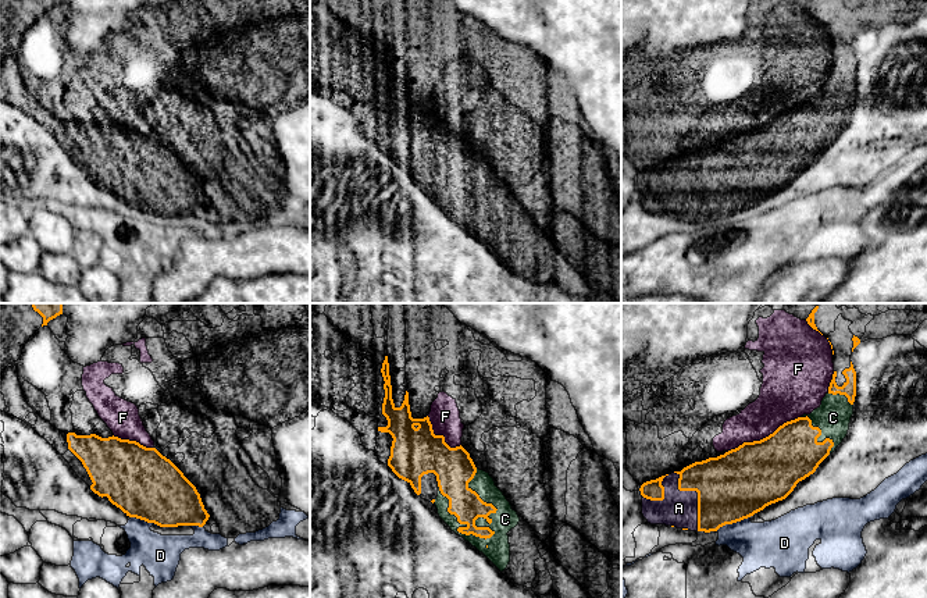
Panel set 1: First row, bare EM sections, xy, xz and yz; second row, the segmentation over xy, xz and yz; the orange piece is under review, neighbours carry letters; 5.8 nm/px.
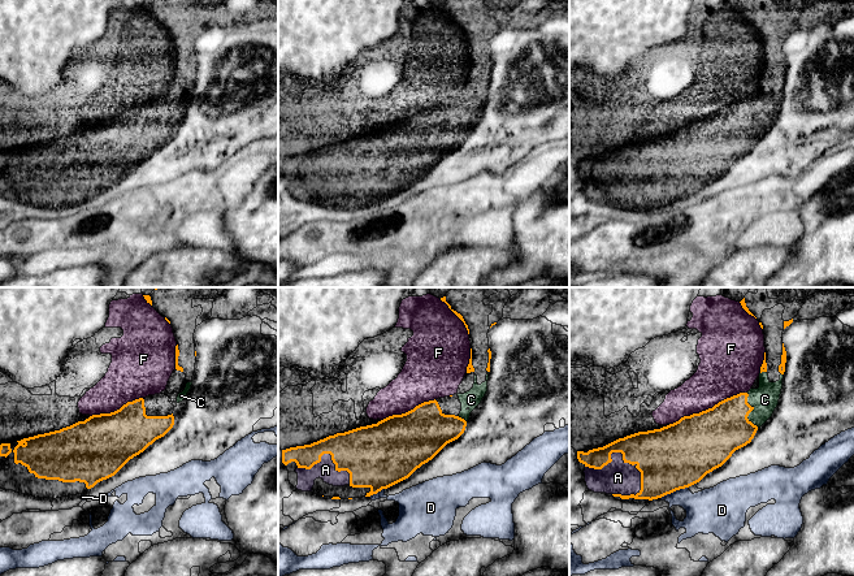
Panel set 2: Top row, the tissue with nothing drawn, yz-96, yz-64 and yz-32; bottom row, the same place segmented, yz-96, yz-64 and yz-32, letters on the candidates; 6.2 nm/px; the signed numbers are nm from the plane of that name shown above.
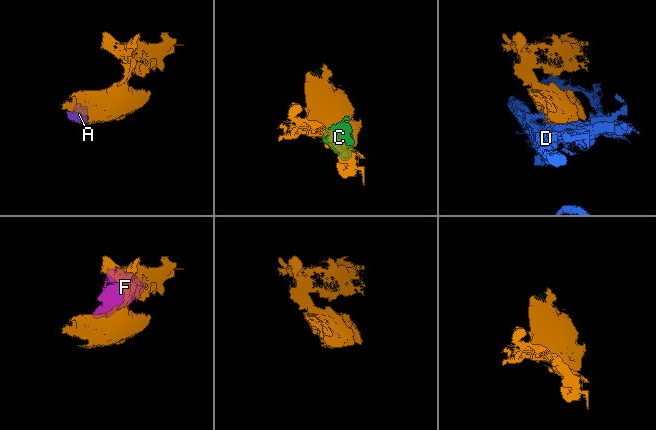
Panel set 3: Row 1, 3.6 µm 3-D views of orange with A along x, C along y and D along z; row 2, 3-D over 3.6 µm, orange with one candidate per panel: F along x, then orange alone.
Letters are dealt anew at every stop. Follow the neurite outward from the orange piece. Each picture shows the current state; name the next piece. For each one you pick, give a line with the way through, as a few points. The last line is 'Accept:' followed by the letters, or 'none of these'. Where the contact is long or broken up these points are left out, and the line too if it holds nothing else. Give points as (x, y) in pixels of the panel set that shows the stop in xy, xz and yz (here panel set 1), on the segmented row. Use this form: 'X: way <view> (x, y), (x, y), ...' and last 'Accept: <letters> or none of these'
Accept: A, C

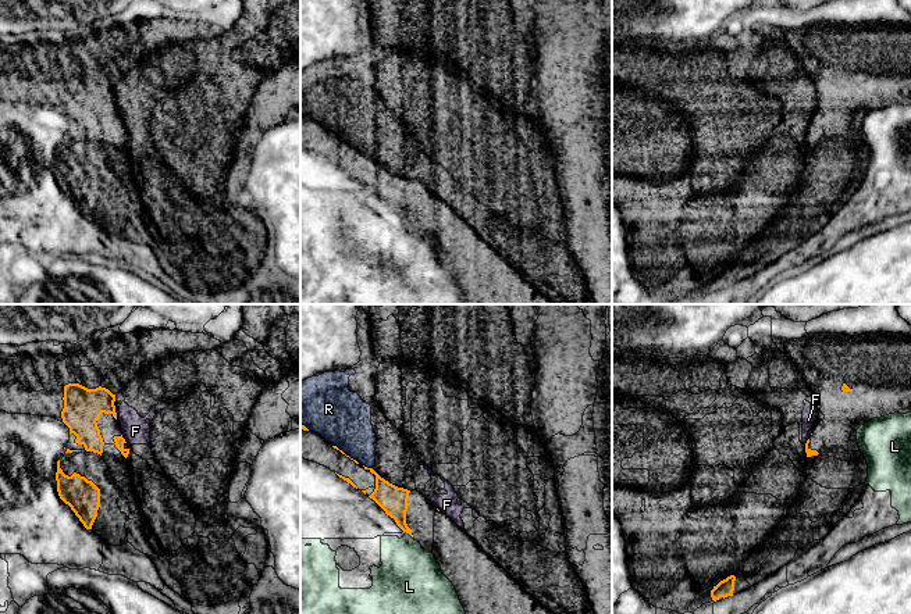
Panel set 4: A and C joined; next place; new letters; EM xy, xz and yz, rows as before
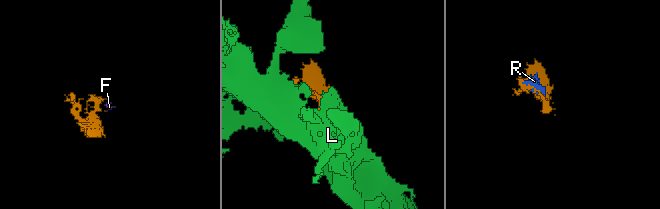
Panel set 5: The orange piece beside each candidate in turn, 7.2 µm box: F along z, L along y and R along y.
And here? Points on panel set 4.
Accept: none of these

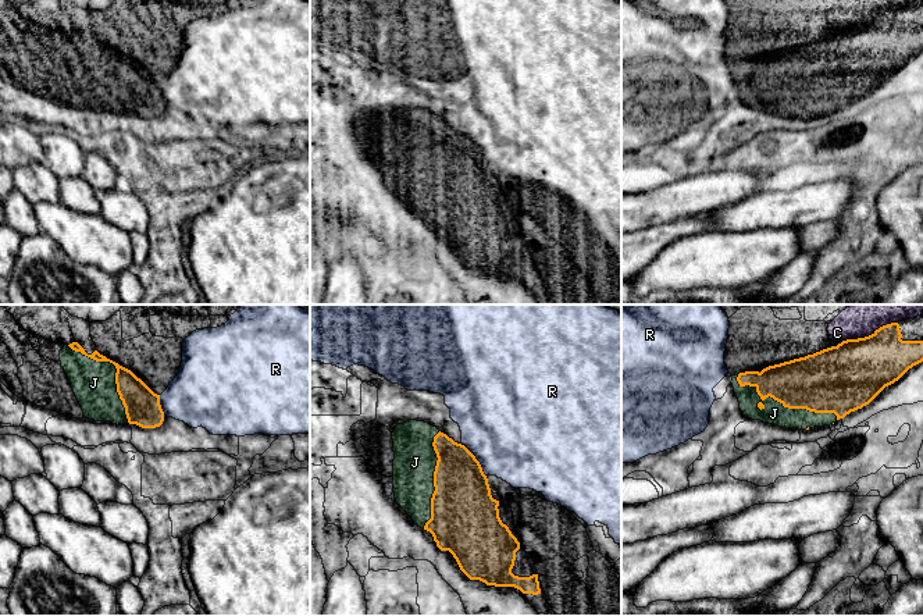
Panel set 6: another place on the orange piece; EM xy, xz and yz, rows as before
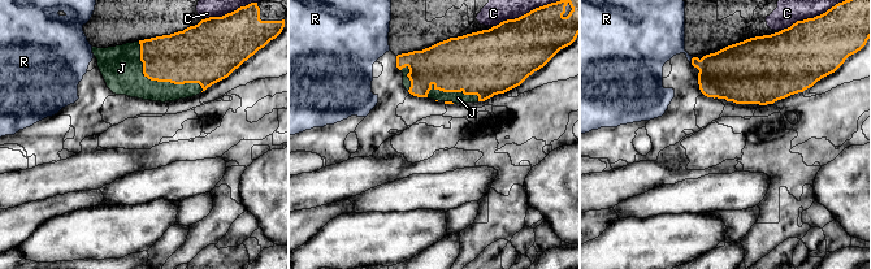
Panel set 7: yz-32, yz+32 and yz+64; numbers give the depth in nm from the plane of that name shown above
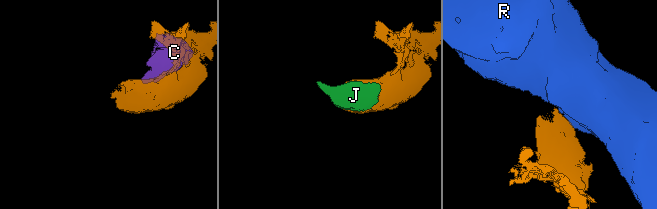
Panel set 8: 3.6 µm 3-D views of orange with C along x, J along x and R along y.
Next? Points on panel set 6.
Accept: J

